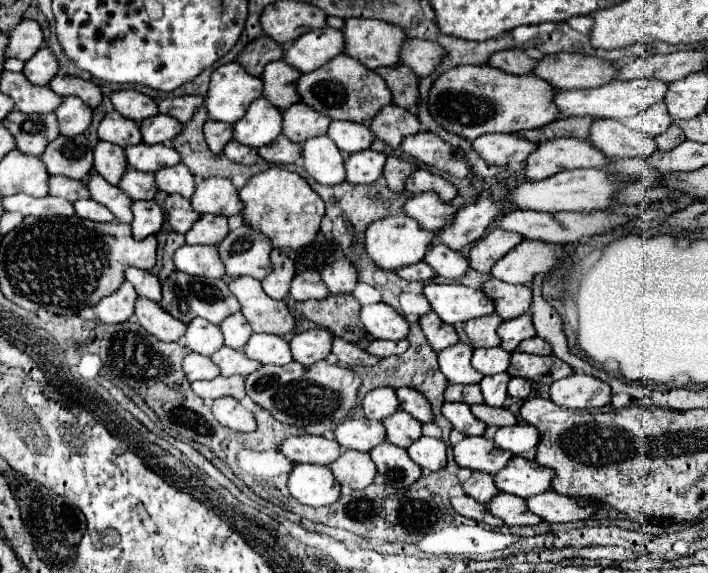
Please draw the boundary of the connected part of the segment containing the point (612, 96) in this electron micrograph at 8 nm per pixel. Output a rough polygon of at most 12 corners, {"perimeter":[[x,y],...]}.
{"perimeter":[[666,82],[556,92],[562,116],[624,120],[660,102]]}

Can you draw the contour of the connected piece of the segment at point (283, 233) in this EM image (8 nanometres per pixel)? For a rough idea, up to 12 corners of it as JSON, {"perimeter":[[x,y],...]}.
{"perimeter":[[276,166],[238,190],[244,224],[274,250],[312,244],[324,202]]}

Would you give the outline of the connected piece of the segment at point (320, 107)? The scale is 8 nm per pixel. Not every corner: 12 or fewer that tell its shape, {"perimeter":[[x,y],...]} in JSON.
{"perimeter":[[344,54],[296,82],[300,102],[366,124],[392,104],[384,80]]}

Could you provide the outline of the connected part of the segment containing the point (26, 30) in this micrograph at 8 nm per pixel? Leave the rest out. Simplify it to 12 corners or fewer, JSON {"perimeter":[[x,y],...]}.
{"perimeter":[[38,22],[8,32],[6,56],[26,62],[42,46]]}

